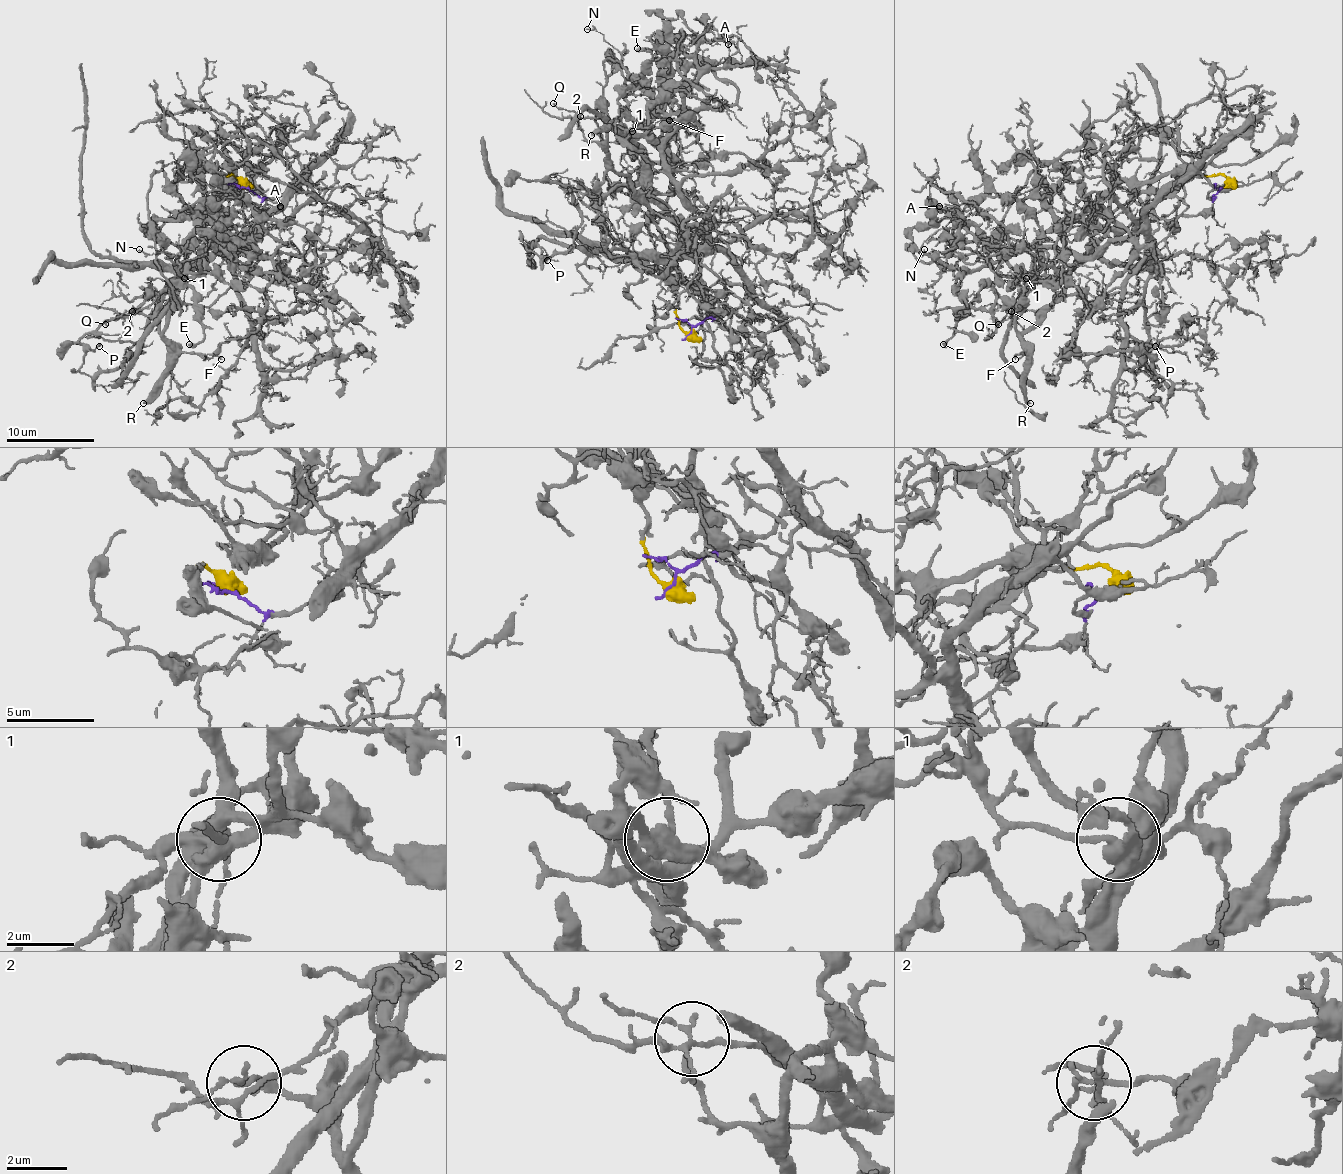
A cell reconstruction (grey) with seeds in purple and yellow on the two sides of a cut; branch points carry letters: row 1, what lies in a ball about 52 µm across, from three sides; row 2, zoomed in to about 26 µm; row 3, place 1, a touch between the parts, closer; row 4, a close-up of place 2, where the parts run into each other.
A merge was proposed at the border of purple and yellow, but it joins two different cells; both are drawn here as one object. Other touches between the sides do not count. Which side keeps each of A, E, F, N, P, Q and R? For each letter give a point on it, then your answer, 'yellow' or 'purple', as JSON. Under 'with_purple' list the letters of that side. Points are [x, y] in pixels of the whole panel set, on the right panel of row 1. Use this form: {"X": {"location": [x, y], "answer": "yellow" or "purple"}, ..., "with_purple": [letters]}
{"A": {"location": [939, 206], "answer": "purple"}, "E": {"location": [943, 344], "answer": "yellow"}, "F": {"location": [1015, 359], "answer": "yellow"}, "N": {"location": [924, 249], "answer": "purple"}, "P": {"location": [1155, 346], "answer": "purple"}, "Q": {"location": [998, 324], "answer": "yellow"}, "R": {"location": [1030, 403], "answer": "yellow"}, "with_purple": ["A", "N", "P"]}

